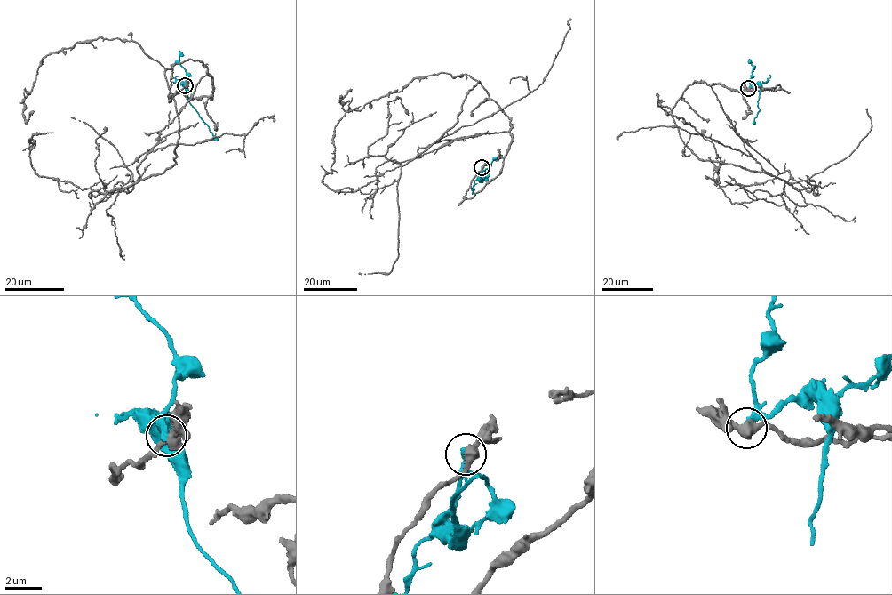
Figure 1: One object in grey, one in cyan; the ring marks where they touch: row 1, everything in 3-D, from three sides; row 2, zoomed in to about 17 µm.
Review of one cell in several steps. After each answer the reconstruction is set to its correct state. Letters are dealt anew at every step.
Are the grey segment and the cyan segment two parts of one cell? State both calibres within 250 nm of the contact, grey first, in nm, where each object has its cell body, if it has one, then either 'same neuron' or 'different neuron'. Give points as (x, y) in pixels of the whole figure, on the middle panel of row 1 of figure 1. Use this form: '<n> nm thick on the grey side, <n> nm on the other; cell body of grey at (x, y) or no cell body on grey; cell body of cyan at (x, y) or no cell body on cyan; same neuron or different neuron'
480 nm thick on the grey side, 360 nm on the other; no cell body on grey; no cell body on cyan; different neuron

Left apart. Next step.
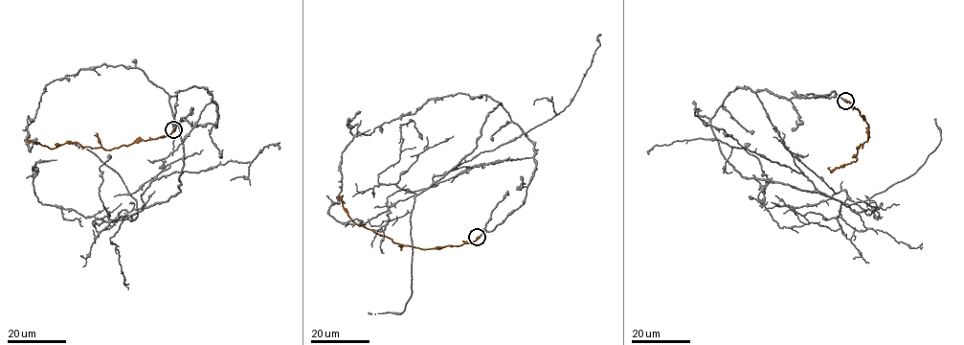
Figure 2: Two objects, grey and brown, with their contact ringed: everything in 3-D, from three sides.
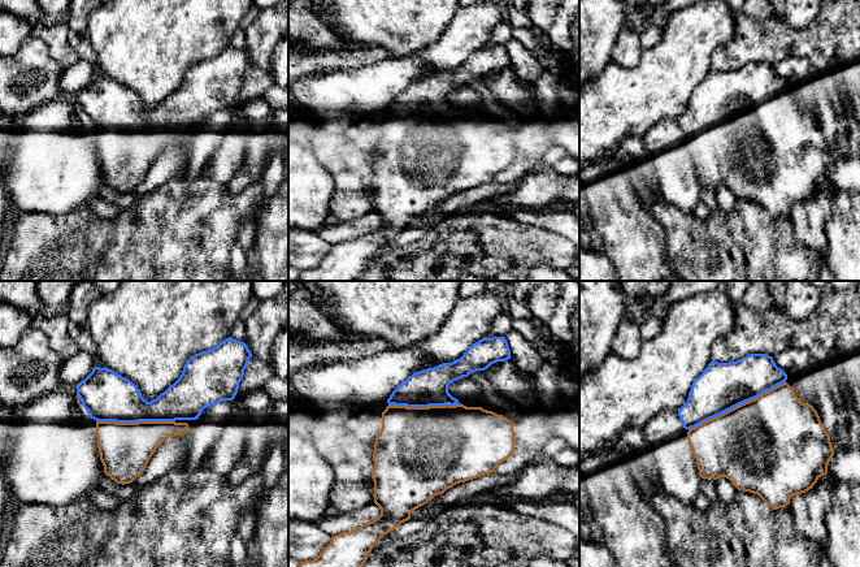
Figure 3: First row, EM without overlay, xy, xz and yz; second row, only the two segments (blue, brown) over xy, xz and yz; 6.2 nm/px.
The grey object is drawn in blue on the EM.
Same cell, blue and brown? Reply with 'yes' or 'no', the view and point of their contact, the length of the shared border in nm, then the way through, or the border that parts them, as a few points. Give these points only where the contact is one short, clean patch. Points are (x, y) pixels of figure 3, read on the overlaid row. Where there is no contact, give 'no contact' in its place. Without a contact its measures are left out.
yes; meets blue in yz at (737, 405); contact 650 nm long

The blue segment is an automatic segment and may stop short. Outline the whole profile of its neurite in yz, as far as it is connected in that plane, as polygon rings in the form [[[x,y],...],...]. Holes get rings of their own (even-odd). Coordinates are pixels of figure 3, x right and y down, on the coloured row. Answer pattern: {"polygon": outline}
{"polygon": [[[751,354],[737,362],[711,362],[692,382],[687,402],[678,416],[687,429],[687,440],[702,479],[729,479],[738,490],[757,494],[773,510],[786,507],[794,495],[808,492],[828,473],[834,455],[824,424],[813,406],[803,403],[786,382],[787,375],[766,354]]]}

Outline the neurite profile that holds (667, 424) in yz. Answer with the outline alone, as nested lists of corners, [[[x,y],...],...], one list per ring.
[[[670,410],[660,411],[643,428],[646,441],[652,447],[651,454],[663,490],[666,495],[674,497],[686,505],[692,505],[695,498],[702,493],[700,484],[703,479],[699,476],[698,462],[694,458],[689,440],[681,434],[683,430],[685,428],[678,412]]]

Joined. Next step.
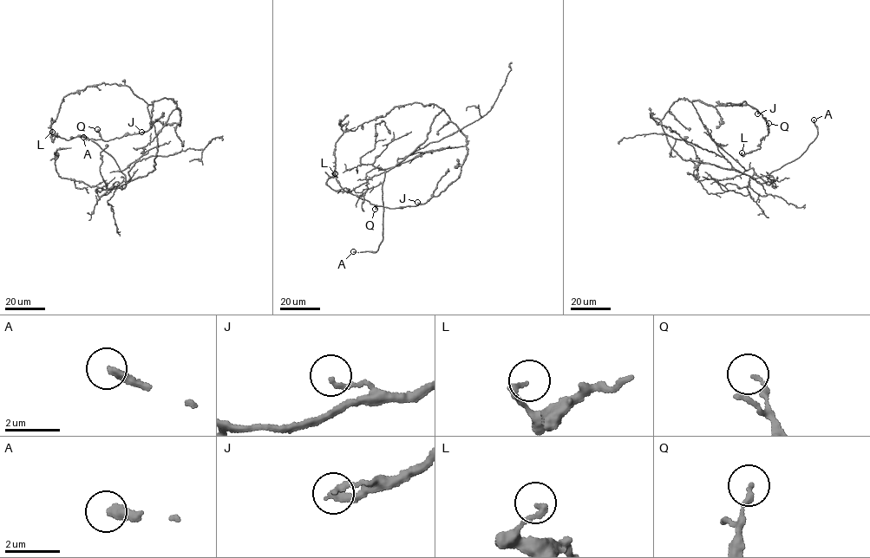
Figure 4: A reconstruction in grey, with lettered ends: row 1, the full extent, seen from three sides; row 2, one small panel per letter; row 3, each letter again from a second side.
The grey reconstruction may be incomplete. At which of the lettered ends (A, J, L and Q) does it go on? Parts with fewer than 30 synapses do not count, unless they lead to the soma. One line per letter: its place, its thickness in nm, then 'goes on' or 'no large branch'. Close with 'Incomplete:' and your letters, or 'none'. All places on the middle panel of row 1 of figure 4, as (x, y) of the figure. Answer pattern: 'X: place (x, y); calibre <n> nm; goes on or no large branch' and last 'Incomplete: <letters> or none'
A: place (353, 251); calibre 320 nm; goes on
J: place (417, 202); calibre 150 nm; no large branch
L: place (335, 173); calibre 220 nm; no large branch
Q: place (375, 209); calibre 150 nm; no large branch
Incomplete: A

